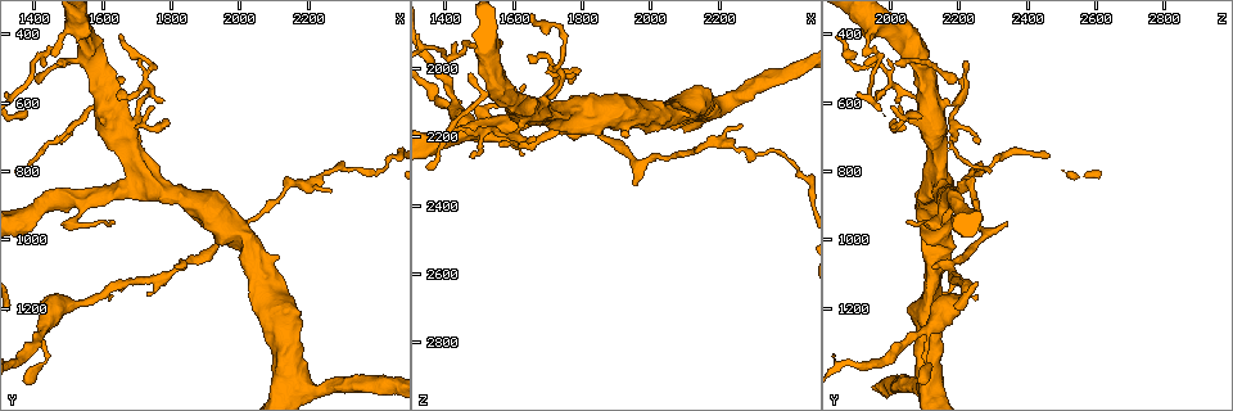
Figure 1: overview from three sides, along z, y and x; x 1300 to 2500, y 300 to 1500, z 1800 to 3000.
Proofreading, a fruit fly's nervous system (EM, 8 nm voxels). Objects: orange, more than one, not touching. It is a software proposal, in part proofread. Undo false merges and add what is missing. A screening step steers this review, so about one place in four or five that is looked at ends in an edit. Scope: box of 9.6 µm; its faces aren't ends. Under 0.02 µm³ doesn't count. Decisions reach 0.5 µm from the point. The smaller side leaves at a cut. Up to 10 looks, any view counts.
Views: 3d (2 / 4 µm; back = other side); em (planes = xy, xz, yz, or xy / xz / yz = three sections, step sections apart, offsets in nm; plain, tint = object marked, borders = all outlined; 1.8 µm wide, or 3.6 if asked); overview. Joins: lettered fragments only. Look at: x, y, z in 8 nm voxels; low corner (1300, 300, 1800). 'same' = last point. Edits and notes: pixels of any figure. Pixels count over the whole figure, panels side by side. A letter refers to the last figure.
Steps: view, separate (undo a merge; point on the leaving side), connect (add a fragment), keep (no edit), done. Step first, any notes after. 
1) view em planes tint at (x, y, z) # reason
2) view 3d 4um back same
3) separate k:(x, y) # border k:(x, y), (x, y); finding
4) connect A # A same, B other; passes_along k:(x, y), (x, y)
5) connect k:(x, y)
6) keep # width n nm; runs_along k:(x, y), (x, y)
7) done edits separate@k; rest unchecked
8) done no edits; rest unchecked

view 3d 4um at (1630, 590, 2150) # small branch off a trunk

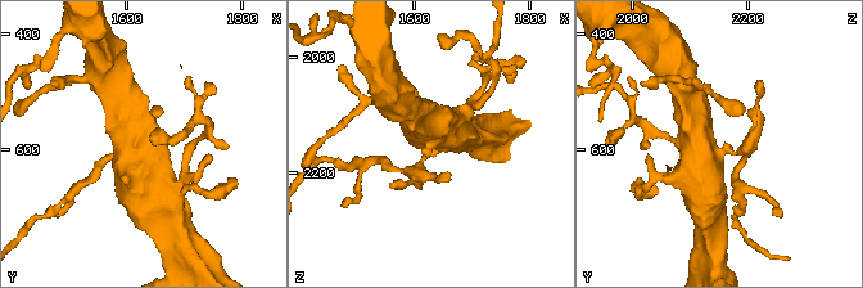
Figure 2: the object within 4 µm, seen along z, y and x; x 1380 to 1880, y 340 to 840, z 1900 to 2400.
view em 3.6um xy step 16 tint at (1625, 600, 2150) # arms 4; now the EM

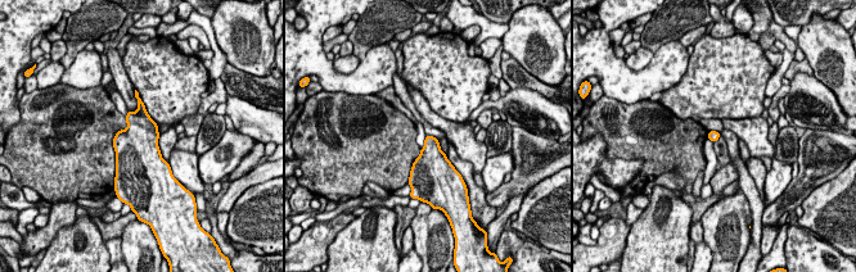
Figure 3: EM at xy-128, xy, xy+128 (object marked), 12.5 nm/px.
view em 3.6um xy step 16 borders same

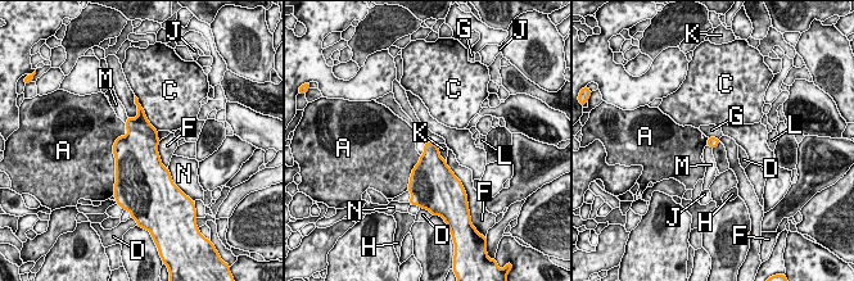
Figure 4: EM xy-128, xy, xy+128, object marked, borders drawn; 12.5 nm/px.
keep # width 140 nm; A other, C other, D other, F other, G other, H other, J other, K other, L other, M other, N other; border 4:(425, 141), (420, 155); continuous, no second cell

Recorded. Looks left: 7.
view 3d 2um back at (2270, 870, 2160) # tapers out

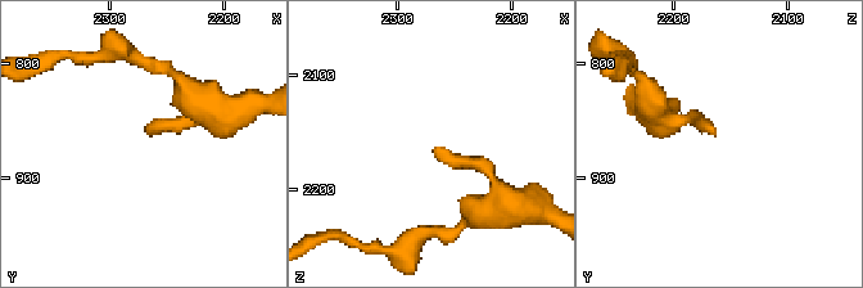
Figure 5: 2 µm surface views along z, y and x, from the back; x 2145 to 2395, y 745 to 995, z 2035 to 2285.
view em xz step 8 tint at (2272, 864, 2164) # shape alone is not enough

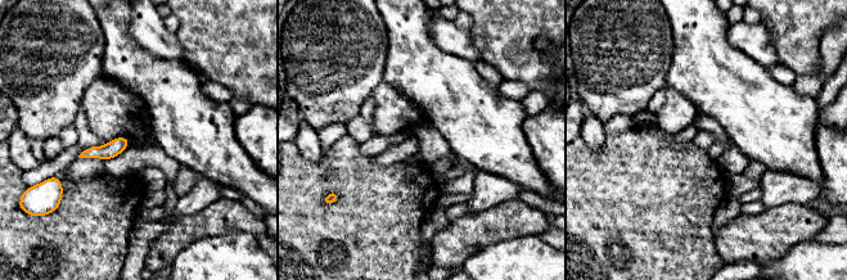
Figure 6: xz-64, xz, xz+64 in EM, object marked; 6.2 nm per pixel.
view em xz step 8 borders same

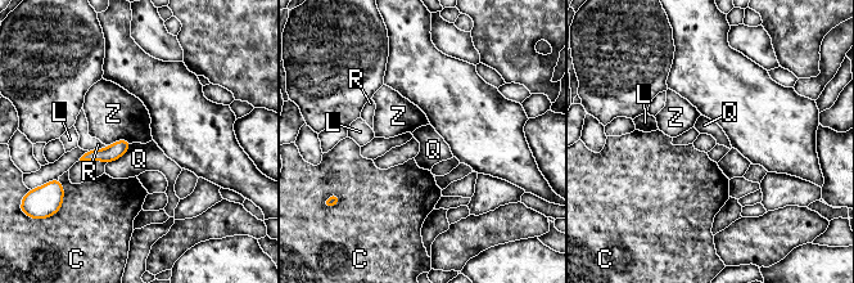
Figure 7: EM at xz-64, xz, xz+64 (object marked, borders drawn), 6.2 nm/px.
keep # C other, L other, Q other, R other, Z other; none of them fits

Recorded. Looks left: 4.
view em planes tint at (1960, 950, 2350) # free end

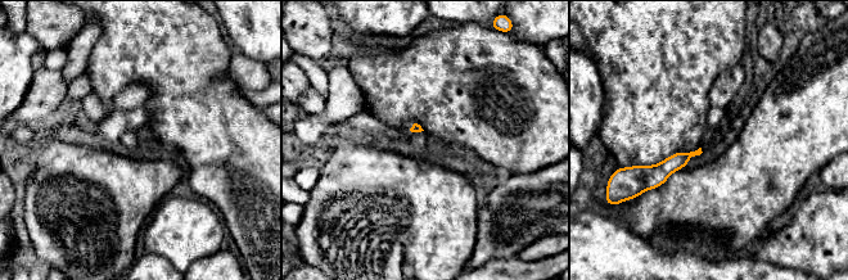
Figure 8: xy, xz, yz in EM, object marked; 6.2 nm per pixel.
view em planes borders same # see the neighbours

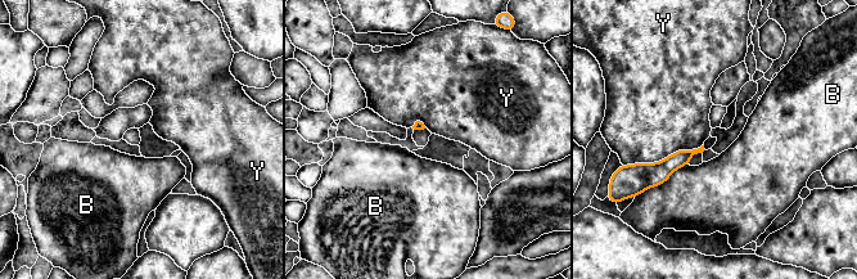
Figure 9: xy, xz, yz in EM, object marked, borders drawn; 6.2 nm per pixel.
keep # B other, Y other; border 9:(702, 144), (630, 165); none of them fits

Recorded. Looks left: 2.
view 3d 2um at (1740, 1120, 2190) # thin neck

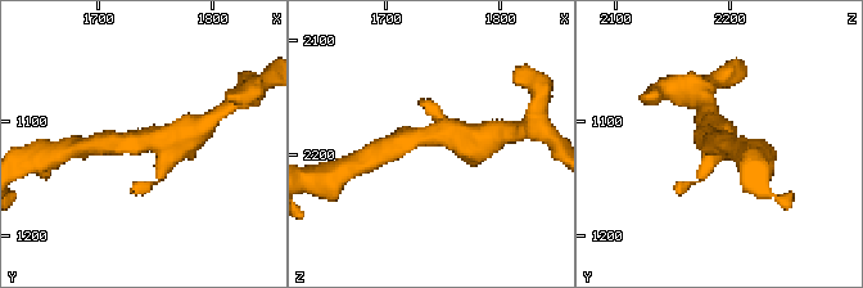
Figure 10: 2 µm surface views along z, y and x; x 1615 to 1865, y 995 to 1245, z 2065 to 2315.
view em yz step 4 borders at (1734, 1120, 2188)

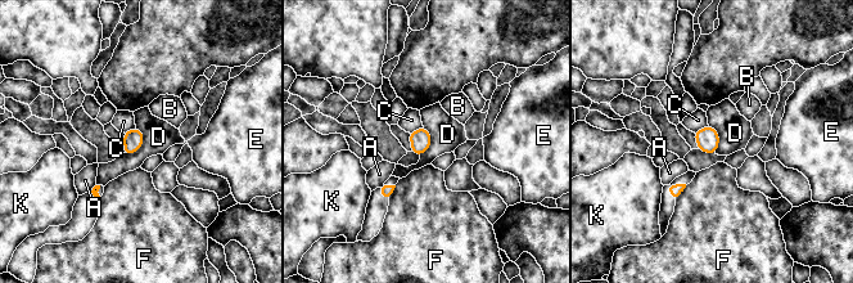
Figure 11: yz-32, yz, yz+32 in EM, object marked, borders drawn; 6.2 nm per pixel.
keep # A other, B other, C other, D other, E other, F other, K other; border 11:(136, 126), (143, 144), (122, 153); one cell here

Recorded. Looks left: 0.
done no edits; rest unchecked

